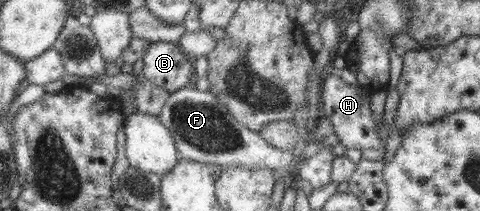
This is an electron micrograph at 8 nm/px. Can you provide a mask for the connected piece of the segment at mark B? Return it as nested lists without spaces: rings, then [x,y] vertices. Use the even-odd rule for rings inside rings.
[[[149,42],[147,50],[142,53],[142,63],[144,67],[140,77],[144,77],[148,82],[172,94],[187,86],[194,65],[192,59],[181,50],[176,42]]]

